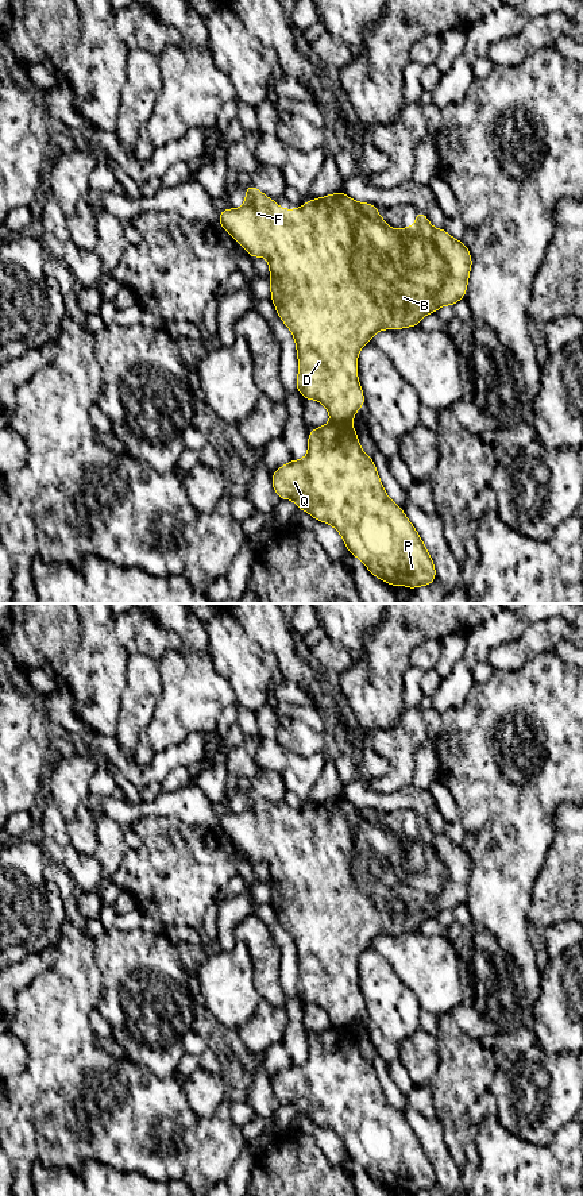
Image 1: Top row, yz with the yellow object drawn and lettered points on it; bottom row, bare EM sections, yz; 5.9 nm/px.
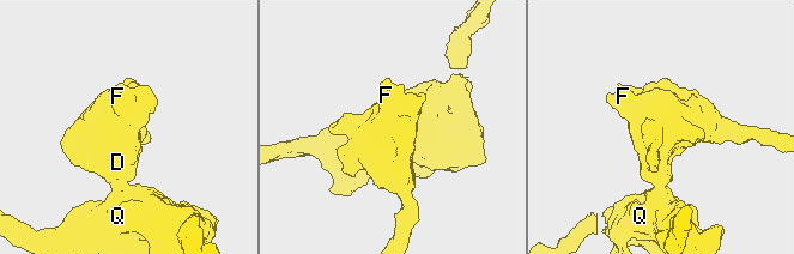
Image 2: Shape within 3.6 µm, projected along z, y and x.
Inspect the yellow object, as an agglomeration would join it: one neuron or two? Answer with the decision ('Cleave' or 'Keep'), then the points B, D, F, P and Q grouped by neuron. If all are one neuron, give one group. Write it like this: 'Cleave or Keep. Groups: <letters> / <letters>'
Cleave. Groups: B D F / P Q

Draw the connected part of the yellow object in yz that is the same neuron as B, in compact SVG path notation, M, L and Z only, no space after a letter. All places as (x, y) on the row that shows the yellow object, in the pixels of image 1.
M251 184L246 188L243 207L219 212L217 220L223 229L246 248L250 258L267 259L271 301L296 342L296 390L305 400L321 402L333 423L351 425L356 410L366 405L358 379L358 355L378 331L420 325L425 315L436 313L444 305L453 306L466 297L472 266L468 248L444 228L433 228L421 211L416 213L413 227L395 231L379 216L375 205L358 202L344 192L310 200L297 209L282 209Z

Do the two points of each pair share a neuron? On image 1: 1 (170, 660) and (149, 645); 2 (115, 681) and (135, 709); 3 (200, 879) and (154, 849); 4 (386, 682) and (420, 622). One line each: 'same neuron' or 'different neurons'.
1: different neurons
2: different neurons
3: same neuron
4: same neuron

